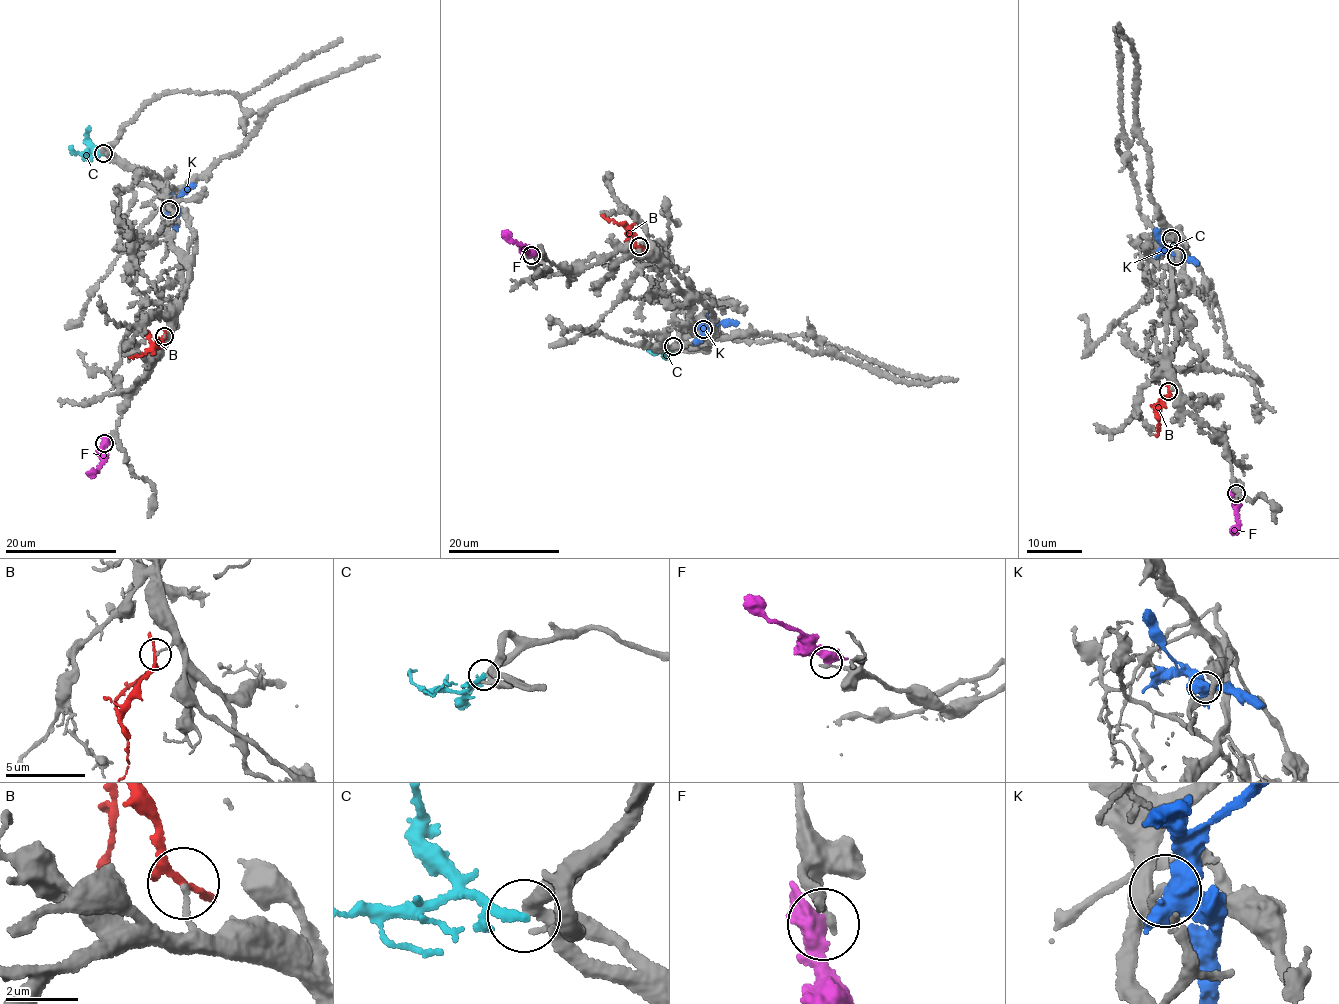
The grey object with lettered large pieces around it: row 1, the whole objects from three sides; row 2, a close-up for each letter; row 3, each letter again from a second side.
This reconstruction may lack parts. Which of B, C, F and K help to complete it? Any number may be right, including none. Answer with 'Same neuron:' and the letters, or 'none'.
Same neuron: B

